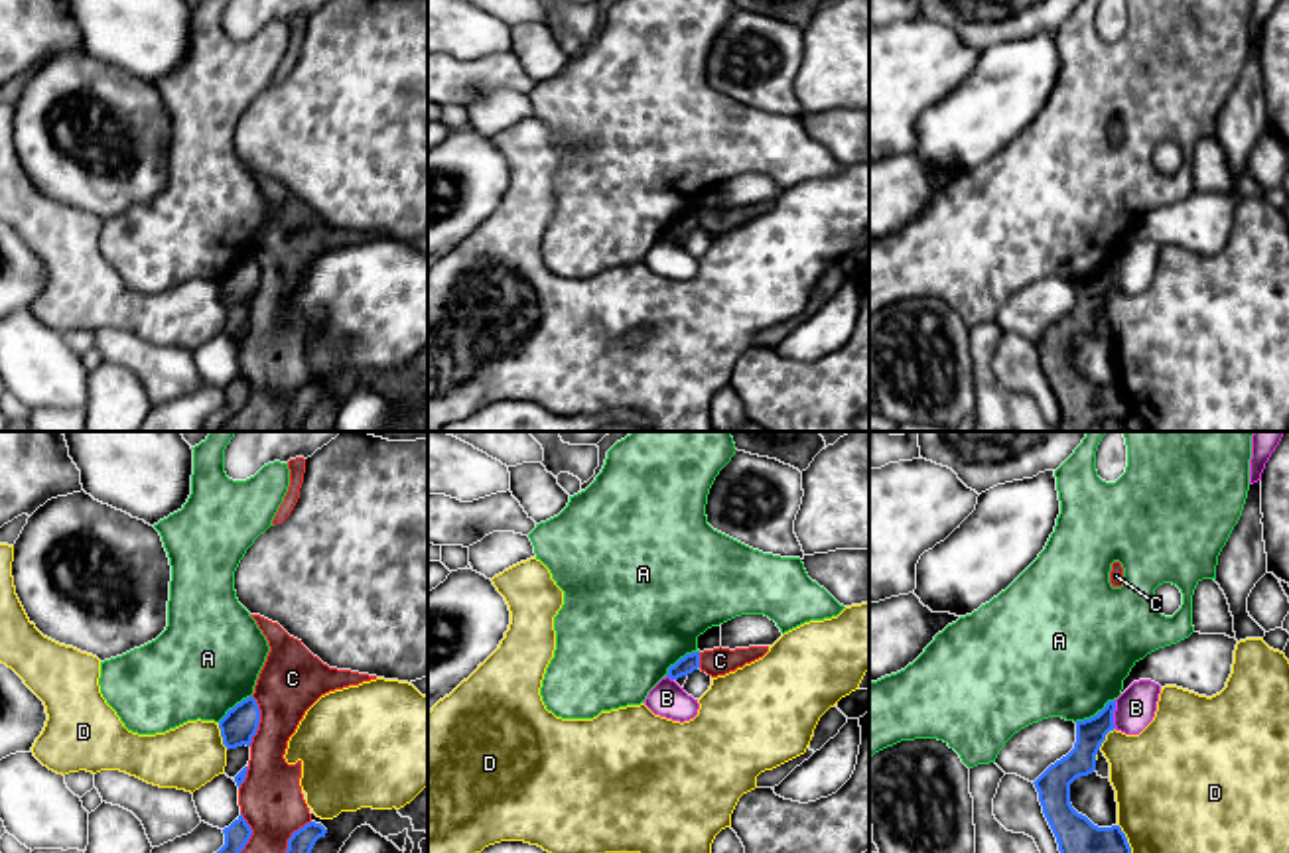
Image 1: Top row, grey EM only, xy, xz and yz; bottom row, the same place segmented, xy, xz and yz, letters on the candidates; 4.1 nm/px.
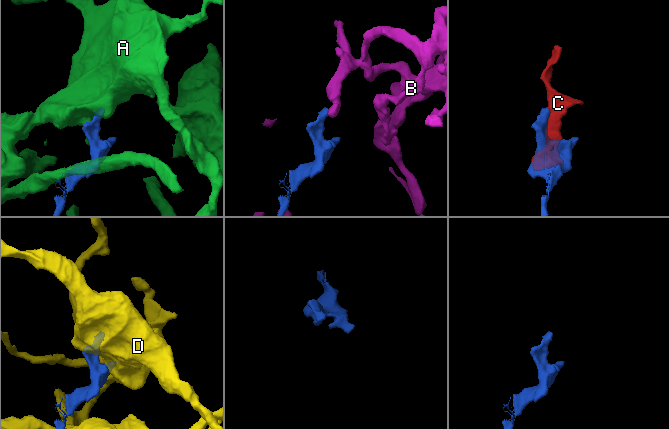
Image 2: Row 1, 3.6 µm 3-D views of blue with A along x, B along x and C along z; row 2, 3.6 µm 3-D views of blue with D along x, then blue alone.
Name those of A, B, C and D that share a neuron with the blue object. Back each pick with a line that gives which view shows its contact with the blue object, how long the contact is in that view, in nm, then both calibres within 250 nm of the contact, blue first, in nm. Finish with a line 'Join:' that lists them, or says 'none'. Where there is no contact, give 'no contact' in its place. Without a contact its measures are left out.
Join: none

